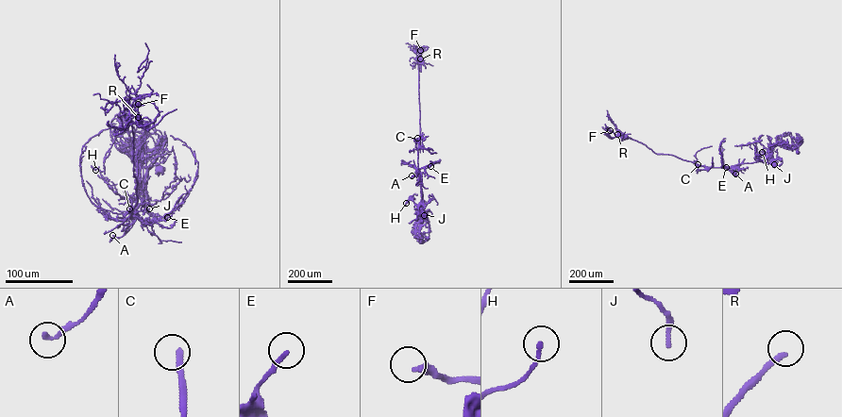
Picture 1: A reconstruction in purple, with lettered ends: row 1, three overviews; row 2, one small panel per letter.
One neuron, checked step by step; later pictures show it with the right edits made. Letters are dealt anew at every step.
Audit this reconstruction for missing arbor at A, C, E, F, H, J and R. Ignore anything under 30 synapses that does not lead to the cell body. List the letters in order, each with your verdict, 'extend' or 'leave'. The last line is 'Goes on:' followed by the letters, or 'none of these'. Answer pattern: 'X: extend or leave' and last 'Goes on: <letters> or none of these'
A: leave
C: extend
E: leave
F: extend
H: leave
J: leave
R: extend
Goes on: C, F, R

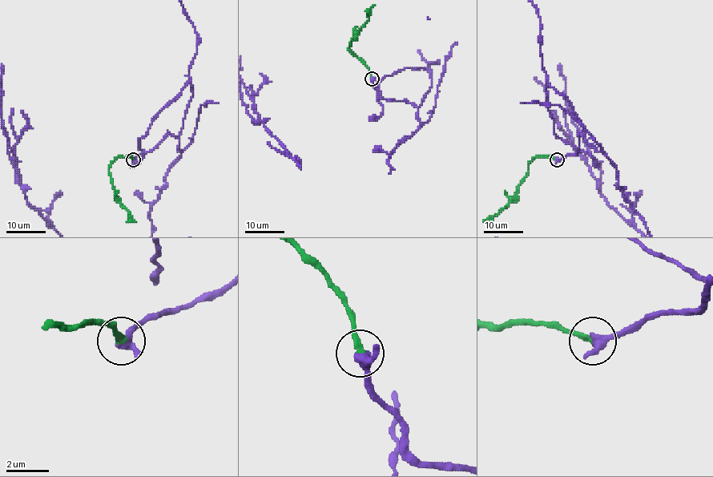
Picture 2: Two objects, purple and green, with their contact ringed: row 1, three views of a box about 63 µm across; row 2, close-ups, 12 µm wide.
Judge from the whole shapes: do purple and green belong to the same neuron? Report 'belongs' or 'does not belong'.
belongs

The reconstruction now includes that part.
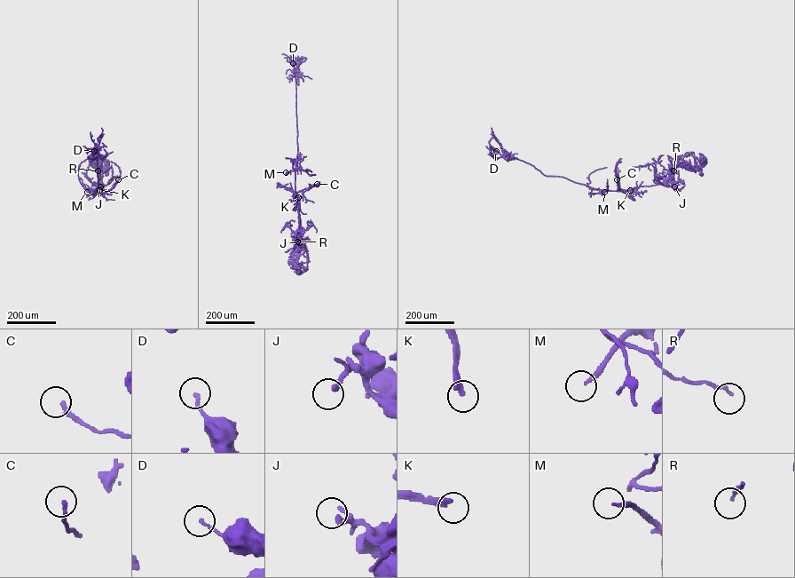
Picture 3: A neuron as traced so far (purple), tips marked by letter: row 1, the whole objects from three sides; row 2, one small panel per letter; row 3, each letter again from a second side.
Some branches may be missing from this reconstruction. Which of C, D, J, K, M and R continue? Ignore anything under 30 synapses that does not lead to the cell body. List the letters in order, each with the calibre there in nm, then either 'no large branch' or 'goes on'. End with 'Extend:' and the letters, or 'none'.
C: 180 nm | no large branch
D: 160 nm | no large branch
J: 280 nm | no large branch
K: 260 nm | goes on
M: 190 nm | goes on
R: 150 nm | no large branch
Extend: K, M

